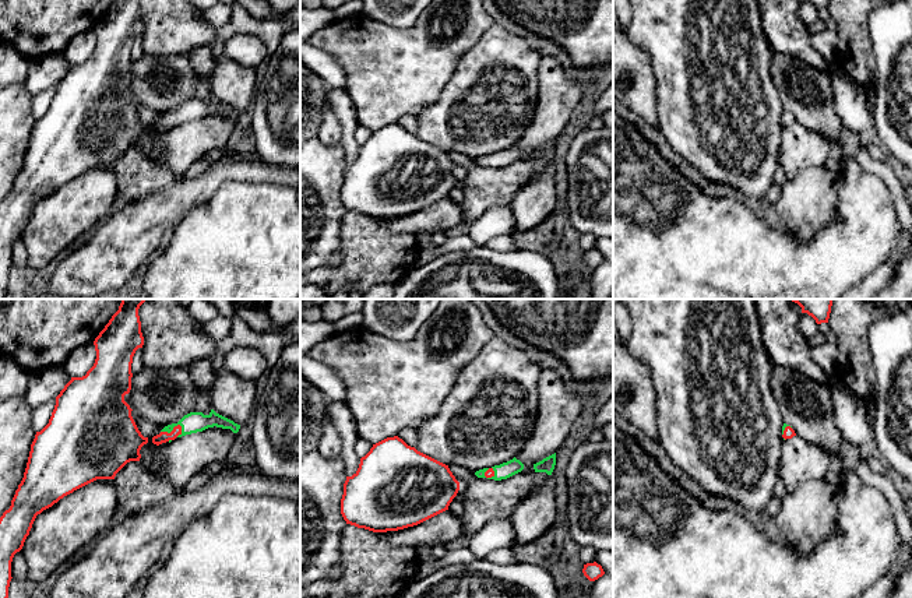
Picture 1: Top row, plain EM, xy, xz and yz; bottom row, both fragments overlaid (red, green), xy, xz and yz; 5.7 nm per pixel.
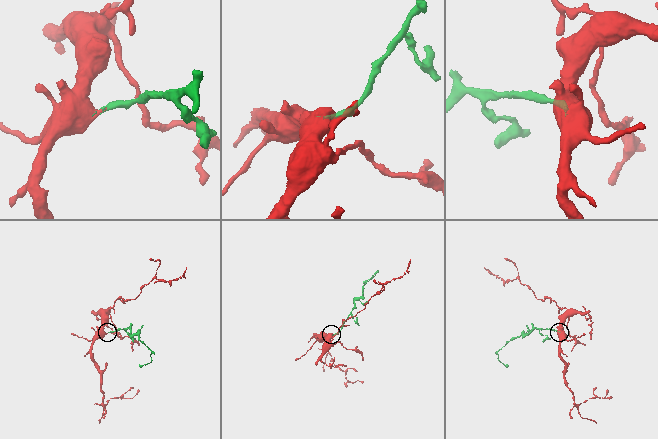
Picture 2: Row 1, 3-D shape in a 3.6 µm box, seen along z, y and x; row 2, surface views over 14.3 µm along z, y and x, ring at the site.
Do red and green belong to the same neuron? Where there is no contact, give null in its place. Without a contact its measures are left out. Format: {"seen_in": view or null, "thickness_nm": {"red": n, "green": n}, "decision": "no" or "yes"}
{"seen_in": "xy", "thickness_nm": {"red": 60, "green": 120}, "decision": "yes"}

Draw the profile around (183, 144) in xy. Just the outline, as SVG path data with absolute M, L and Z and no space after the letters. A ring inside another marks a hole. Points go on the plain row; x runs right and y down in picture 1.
M208 115L172 127L152 148L151 161L182 177L191 163L209 152L226 150L236 120L222 115Z

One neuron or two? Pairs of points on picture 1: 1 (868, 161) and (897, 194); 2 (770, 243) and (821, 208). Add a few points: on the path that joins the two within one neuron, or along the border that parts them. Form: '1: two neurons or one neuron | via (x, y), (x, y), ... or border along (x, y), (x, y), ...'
1: one neuron | via (876, 169), (894, 186)
2: two neurons | border along (784, 227), (806, 243), (821, 228)

